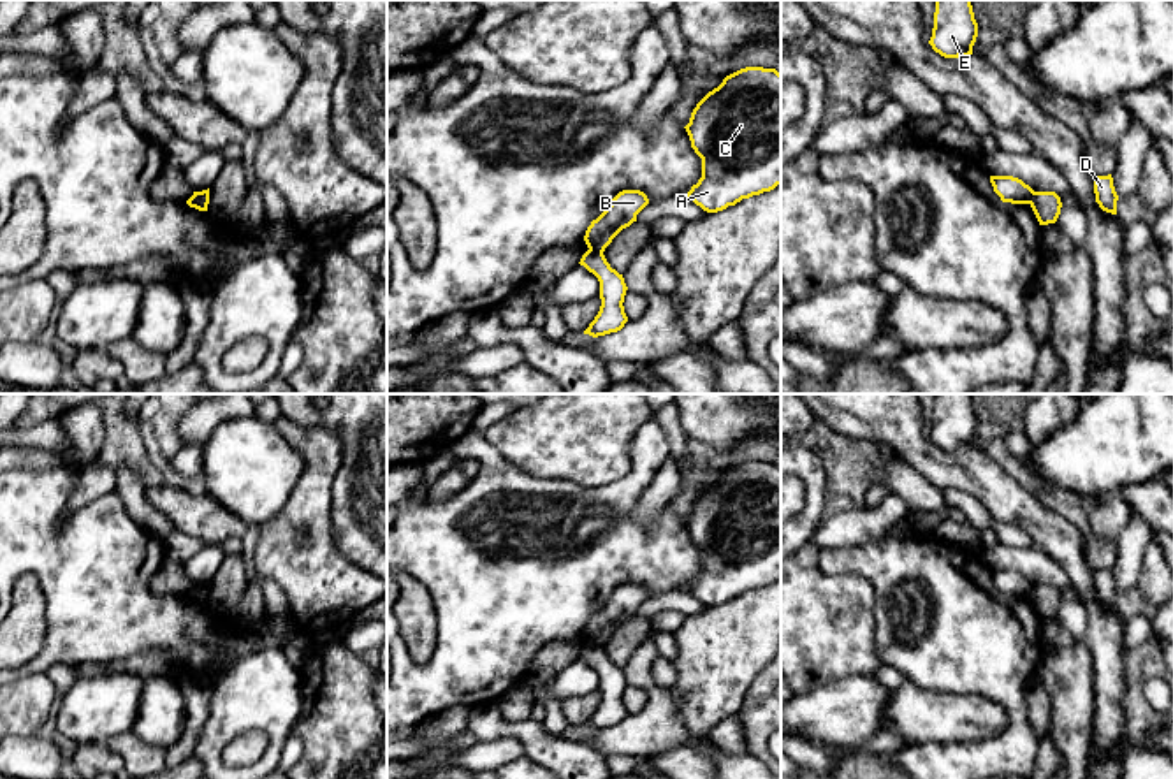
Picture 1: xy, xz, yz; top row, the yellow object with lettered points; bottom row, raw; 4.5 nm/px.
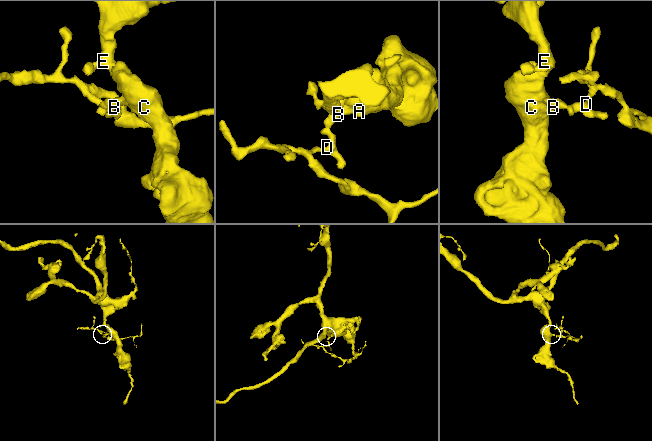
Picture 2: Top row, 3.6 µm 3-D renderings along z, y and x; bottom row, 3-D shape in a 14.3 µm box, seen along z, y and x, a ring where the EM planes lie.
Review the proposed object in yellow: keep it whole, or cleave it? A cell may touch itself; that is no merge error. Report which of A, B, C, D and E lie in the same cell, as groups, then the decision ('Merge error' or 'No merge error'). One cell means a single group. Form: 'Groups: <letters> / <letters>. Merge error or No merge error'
Groups: A B C E / D. Merge error

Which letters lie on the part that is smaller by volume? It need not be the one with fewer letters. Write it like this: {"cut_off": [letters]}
{"cut_off": ["D"]}

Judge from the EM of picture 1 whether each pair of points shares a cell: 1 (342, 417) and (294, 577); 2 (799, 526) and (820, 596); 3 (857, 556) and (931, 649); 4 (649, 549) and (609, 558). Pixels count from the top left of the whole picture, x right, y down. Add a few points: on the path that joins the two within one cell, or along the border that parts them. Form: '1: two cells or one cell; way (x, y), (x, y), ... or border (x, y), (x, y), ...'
1: two cells; border (296, 422), (331, 428), (340, 436), (336, 473)
2: two cells; border (808, 540), (799, 549)
3: one cell; way (892, 567), (924, 575), (932, 586), (939, 614)
4: one cell; way (639, 553), (619, 553)

